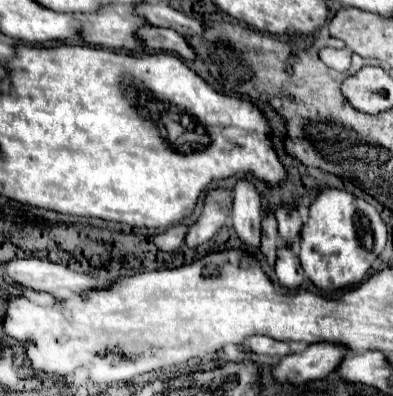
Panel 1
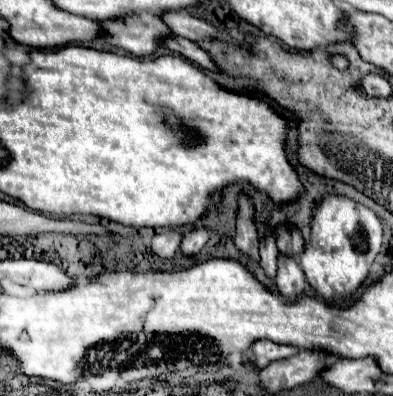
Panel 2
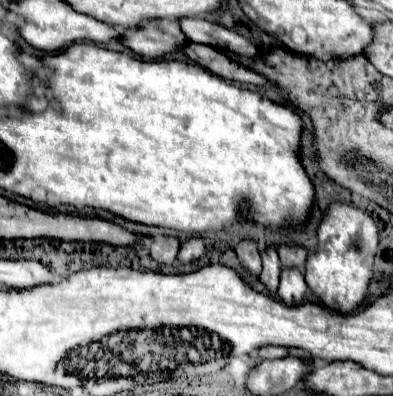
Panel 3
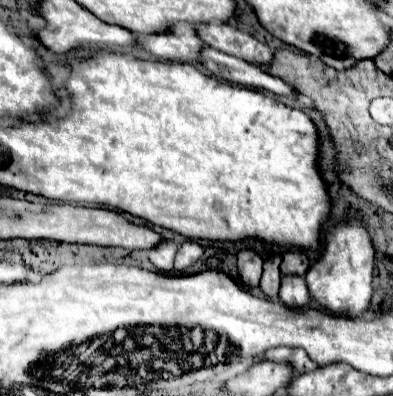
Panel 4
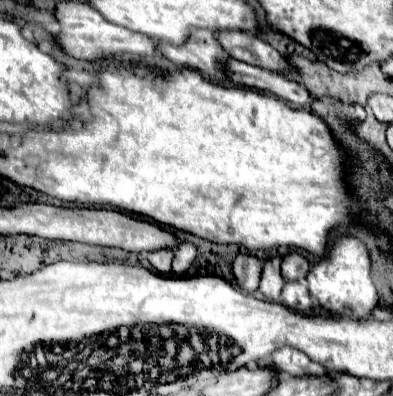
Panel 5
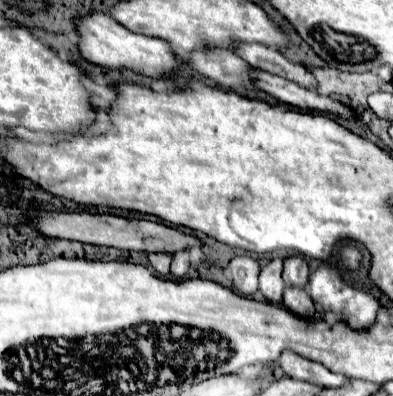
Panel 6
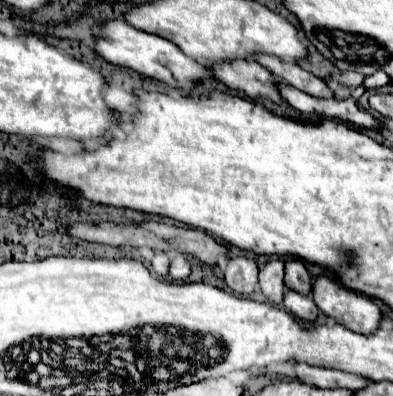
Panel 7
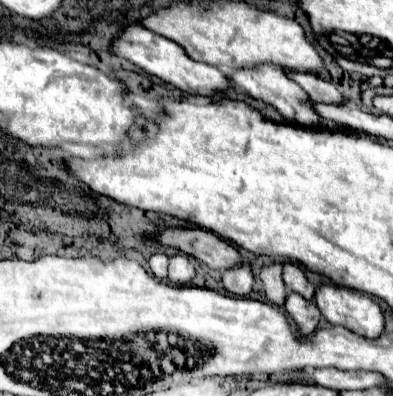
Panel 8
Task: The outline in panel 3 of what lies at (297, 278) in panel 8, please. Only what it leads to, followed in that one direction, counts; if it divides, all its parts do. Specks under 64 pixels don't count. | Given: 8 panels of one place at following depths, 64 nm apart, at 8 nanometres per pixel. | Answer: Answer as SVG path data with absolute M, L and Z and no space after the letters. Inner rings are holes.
M282 244L278 248L278 254L280 254L280 260L282 260L282 266L284 268L298 268L302 270L304 264L306 264L306 250L300 248L300 246L288 246L288 244Z

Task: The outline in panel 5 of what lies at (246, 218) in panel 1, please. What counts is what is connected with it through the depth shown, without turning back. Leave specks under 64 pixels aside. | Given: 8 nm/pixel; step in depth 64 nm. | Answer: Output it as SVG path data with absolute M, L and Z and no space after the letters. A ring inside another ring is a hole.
M240 254L232 262L232 274L236 278L238 288L242 288L244 292L256 292L262 274L262 264L252 254Z

